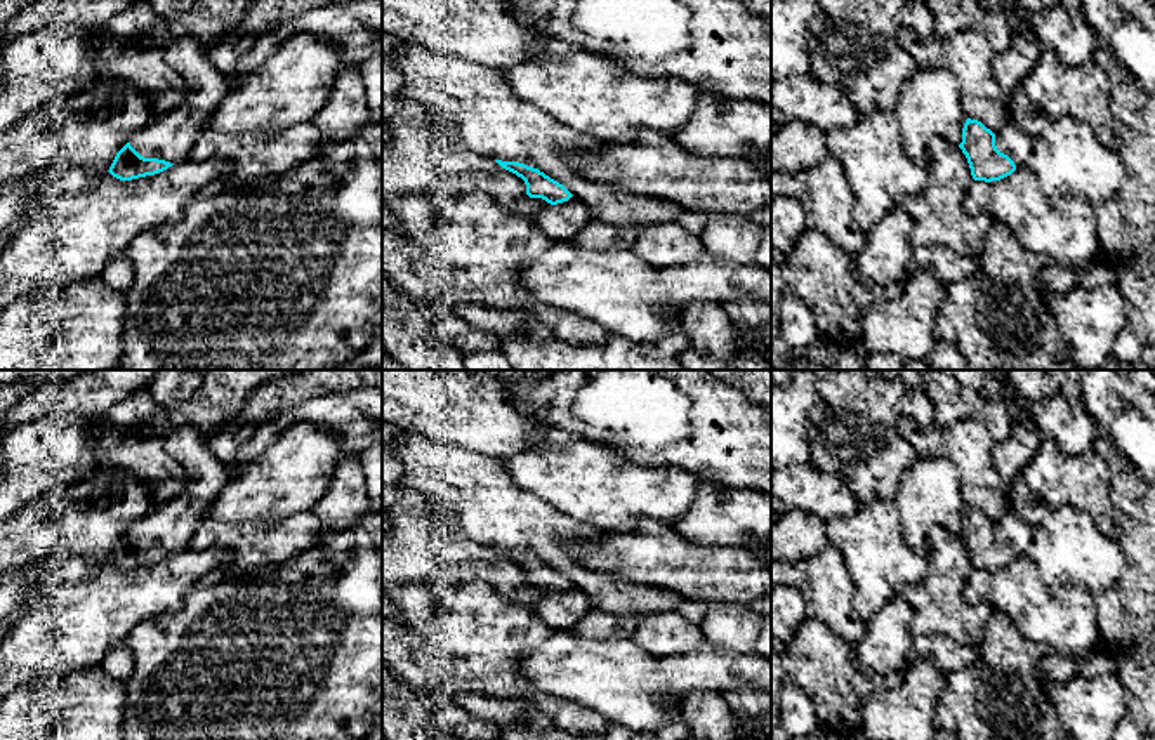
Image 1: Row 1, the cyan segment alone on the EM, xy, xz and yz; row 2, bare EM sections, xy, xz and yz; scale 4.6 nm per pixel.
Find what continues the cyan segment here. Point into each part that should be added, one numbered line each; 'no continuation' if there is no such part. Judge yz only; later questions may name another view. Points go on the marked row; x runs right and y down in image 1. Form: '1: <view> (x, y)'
1: yz (1015, 143)

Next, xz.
1: xz (563, 221)

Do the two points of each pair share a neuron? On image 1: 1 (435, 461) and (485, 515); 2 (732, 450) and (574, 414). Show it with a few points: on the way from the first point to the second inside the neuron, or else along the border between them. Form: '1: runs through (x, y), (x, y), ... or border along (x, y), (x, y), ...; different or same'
1: runs through (448, 475), (478, 501); same
2: runs through (692, 419), (679, 414), (613, 414); same

